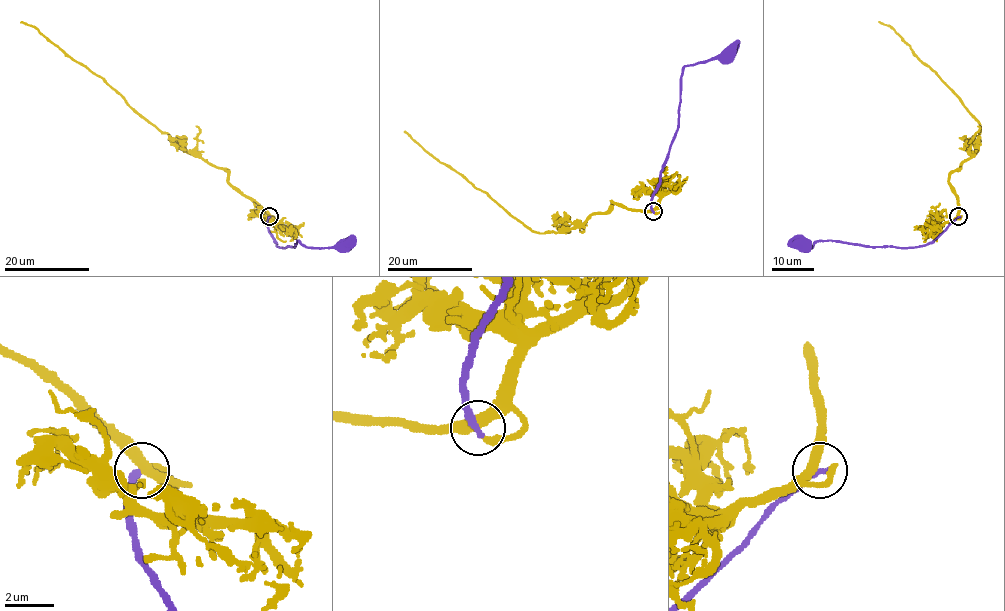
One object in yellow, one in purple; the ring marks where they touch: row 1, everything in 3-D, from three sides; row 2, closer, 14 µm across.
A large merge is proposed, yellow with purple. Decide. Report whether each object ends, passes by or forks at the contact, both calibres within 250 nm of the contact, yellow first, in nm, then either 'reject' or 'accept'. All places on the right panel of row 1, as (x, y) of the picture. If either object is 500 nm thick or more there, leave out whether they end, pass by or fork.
yellow passes by | purple ends | 380/280 nm | accept

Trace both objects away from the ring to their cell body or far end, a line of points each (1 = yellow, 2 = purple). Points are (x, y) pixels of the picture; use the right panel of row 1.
1: (958, 216), (958, 198), (949, 176), (975, 152), (979, 141), (979, 124), (902, 38), (890, 27), (879, 22)
2: (958, 216), (931, 242), (916, 247), (862, 246), (834, 241), (816, 241), (810, 248), (801, 245)

